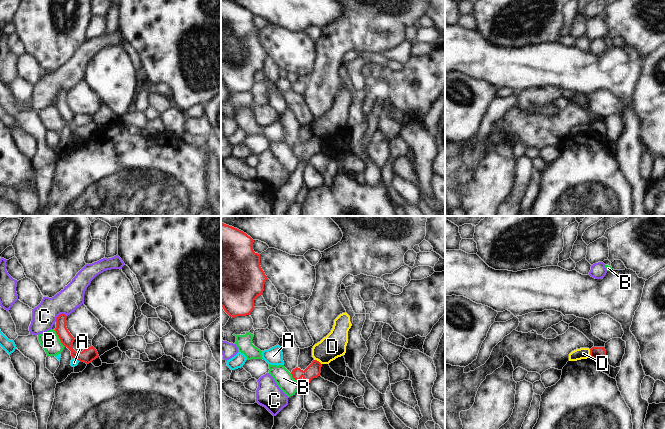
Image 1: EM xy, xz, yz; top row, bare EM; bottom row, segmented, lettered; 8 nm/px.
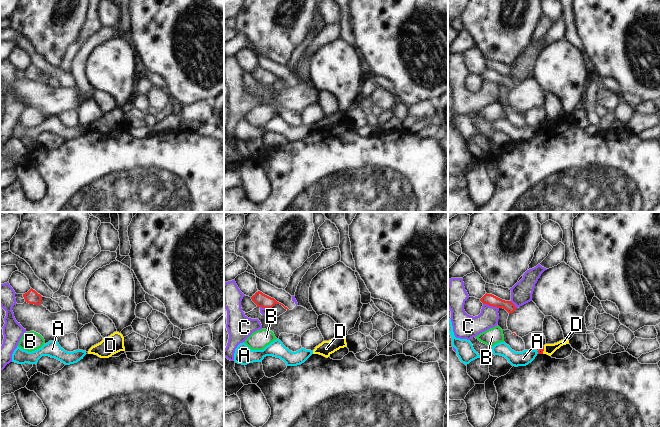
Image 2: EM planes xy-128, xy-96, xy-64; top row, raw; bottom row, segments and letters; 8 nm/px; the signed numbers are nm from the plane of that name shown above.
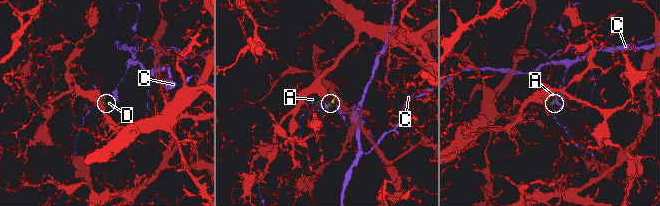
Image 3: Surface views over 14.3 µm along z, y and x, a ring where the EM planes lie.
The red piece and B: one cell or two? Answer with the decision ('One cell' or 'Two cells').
Two cells

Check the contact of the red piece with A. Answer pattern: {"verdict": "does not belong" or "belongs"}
{"verdict": "does not belong"}

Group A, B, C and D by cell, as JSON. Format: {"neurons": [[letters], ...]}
{"neurons": [["A"], ["B"], ["C"], ["D"]]}

